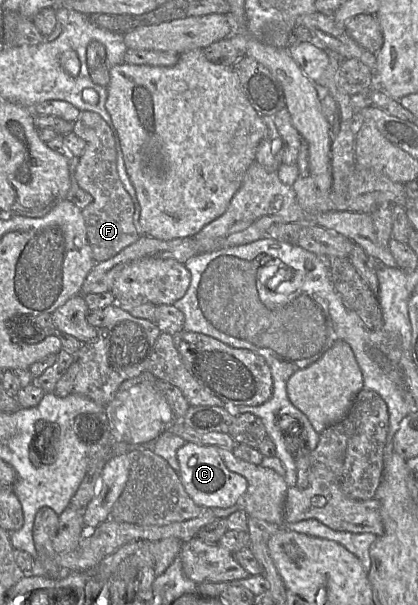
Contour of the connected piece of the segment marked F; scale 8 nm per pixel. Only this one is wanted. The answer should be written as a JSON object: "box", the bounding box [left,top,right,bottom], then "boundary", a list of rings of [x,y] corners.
{"box":[72,111,140,263],"boundary":[[[81,111],[72,132],[85,141],[85,149],[79,157],[75,178],[79,187],[92,196],[92,202],[83,209],[82,215],[93,259],[99,263],[135,243],[140,235],[133,224],[132,199],[118,176],[117,153],[109,126],[99,114]]]}

